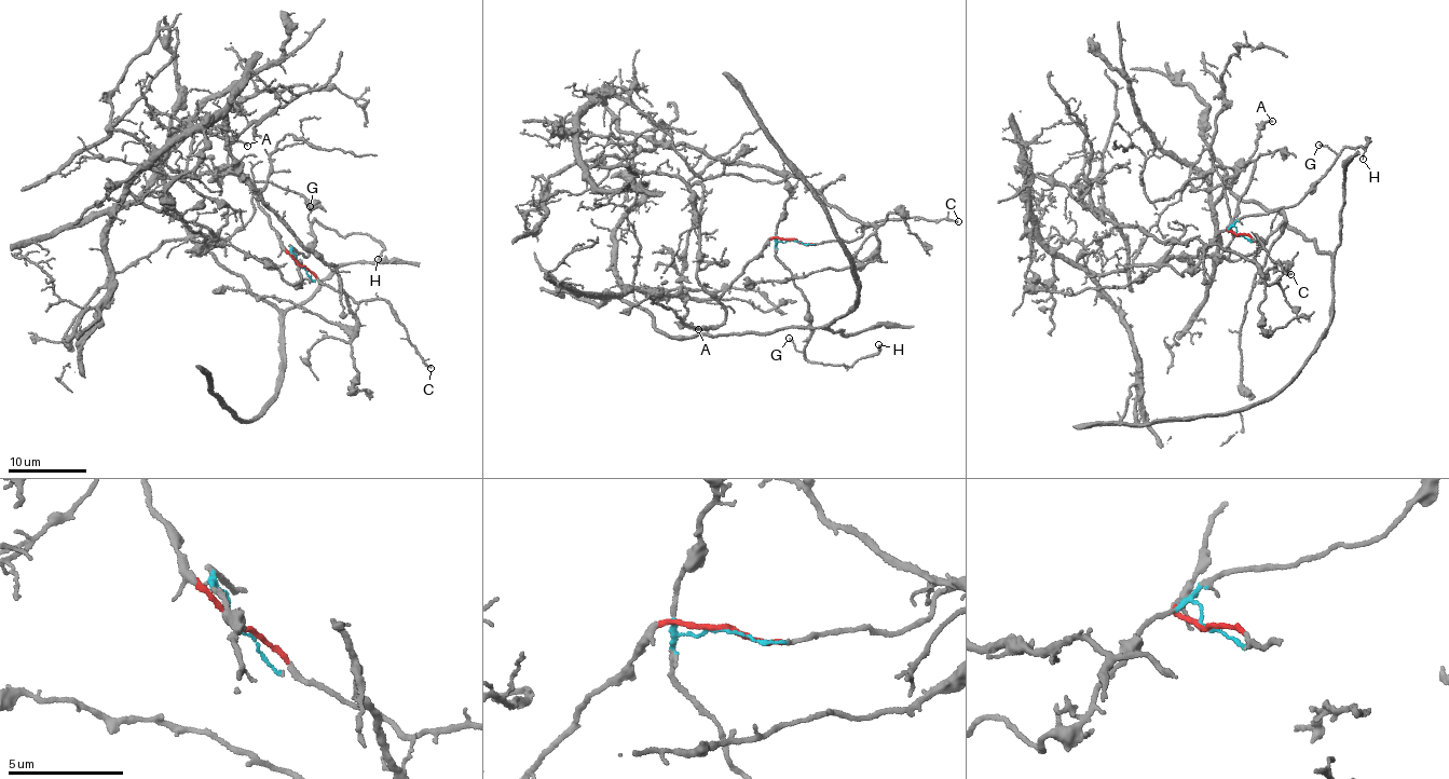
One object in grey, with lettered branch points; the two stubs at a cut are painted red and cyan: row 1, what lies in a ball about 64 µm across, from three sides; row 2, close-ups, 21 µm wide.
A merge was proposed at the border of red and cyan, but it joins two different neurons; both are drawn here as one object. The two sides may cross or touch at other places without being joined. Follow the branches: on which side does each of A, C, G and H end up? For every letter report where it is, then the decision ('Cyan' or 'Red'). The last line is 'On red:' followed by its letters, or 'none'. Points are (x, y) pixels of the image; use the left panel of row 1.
A: Place: (247, 146). Red
C: Place: (431, 368). Red
G: Place: (310, 206). Cyan
H: Place: (378, 259). Cyan
On red: A, C

